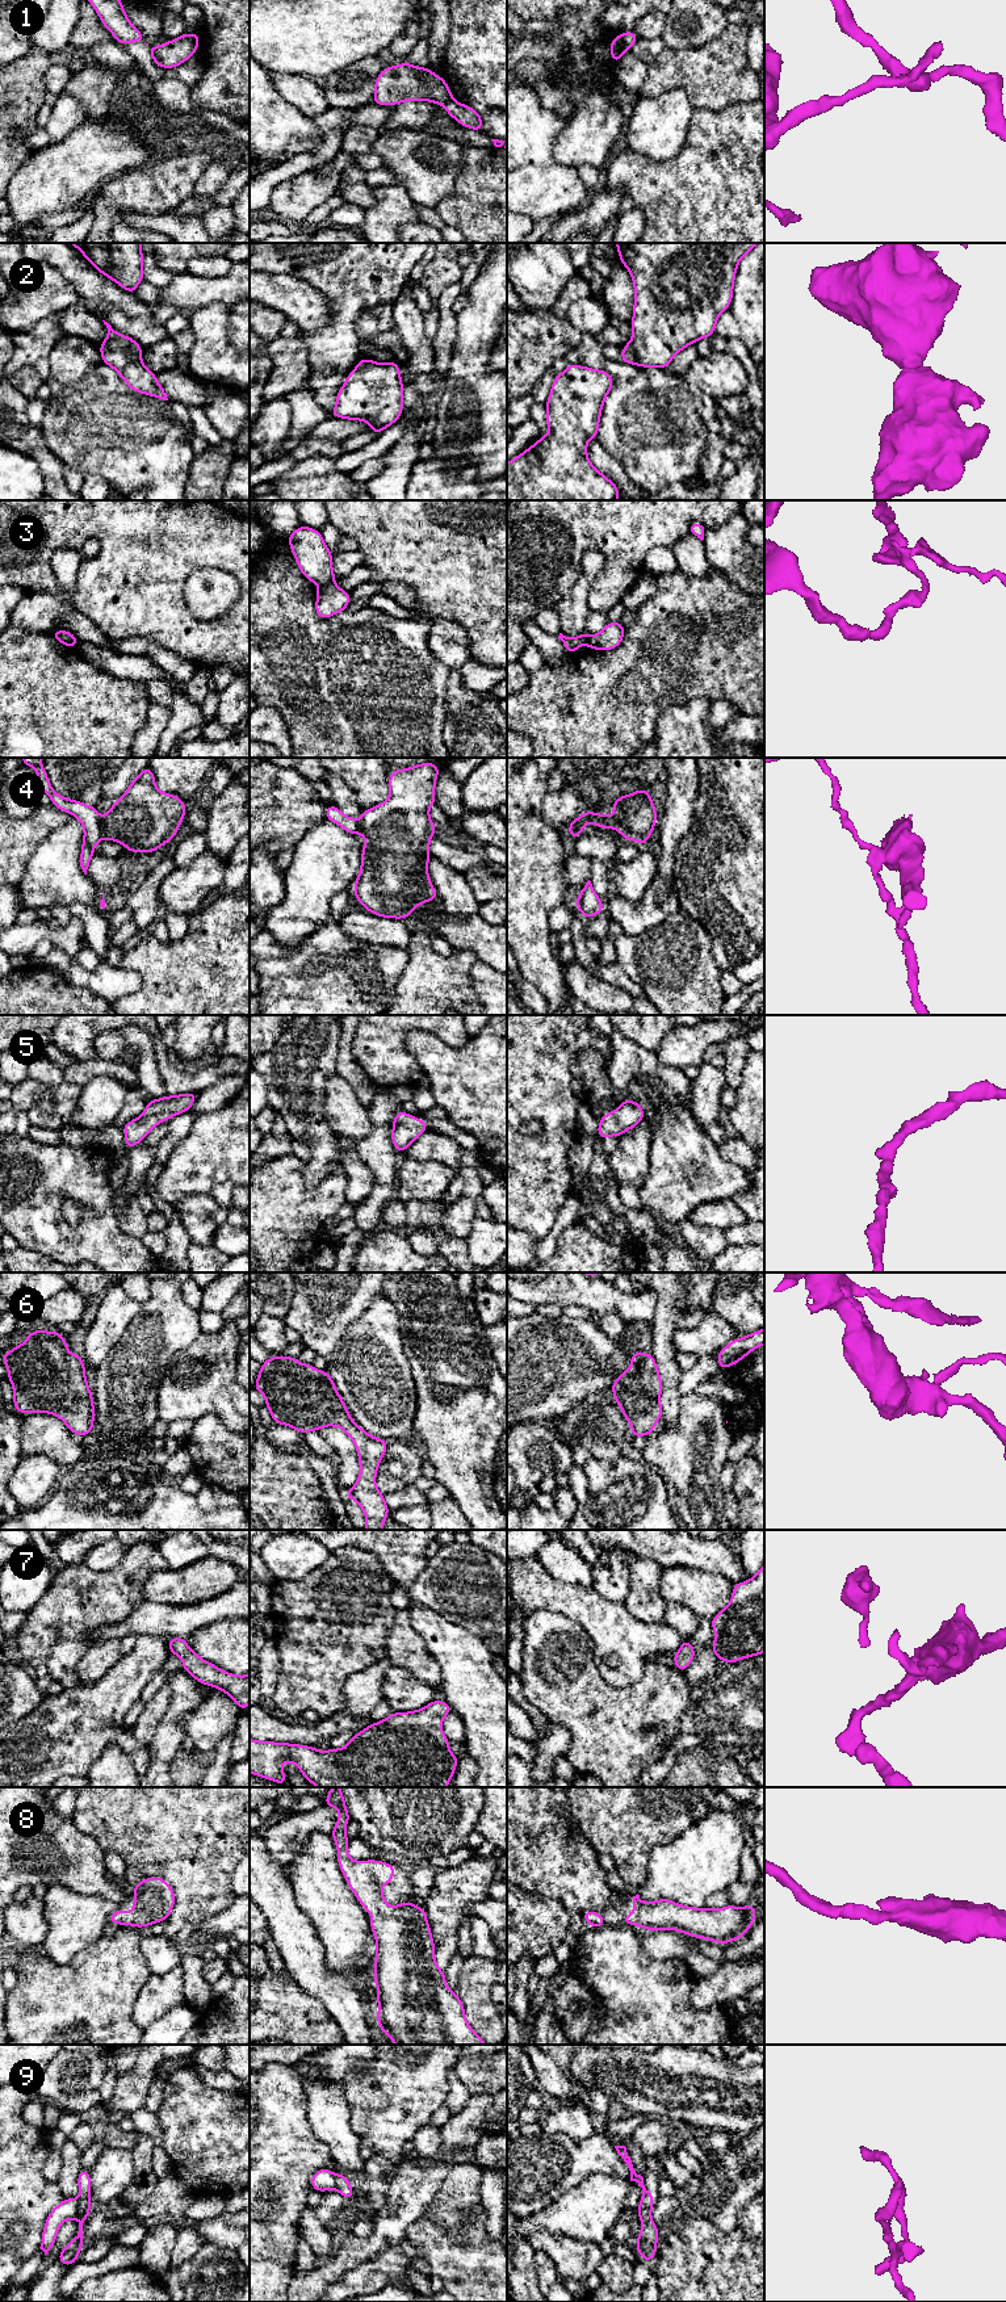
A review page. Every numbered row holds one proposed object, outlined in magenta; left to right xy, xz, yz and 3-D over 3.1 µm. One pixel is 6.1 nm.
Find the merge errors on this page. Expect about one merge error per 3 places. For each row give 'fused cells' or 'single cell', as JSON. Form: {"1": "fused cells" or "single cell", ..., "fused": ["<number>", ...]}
{"1": "fused cells", "2": "single cell", "3": "fused cells", "4": "fused cells", "5": "single cell", "6": "single cell", "7": "single cell", "8": "single cell", "9": "fused cells", "fused": ["1", "3", "4", "9"]}

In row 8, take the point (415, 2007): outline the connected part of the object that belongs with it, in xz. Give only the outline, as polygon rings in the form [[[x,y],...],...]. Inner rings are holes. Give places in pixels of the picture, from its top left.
[[[332,1787],[323,1802],[340,1811],[339,1819],[330,1833],[338,1849],[338,1863],[364,1909],[372,1915],[370,1929],[376,1937],[374,1984],[378,1989],[377,2022],[380,2030],[395,2045],[486,2045],[469,2026],[461,1999],[445,1982],[445,1972],[435,1961],[435,1942],[427,1913],[423,1907],[410,1900],[390,1907],[381,1887],[394,1879],[395,1866],[383,1861],[353,1861],[348,1856],[349,1840],[345,1827],[351,1820],[340,1787]]]

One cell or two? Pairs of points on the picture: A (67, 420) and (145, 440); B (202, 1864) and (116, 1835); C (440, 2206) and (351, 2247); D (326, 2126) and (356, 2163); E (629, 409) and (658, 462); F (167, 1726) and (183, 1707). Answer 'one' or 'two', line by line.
A: one
B: one
C: two
D: one
E: one
F: one

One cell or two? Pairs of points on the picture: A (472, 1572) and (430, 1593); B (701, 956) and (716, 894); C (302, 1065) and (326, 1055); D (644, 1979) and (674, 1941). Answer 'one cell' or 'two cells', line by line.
A: one cell
B: two cells
C: one cell
D: two cells

